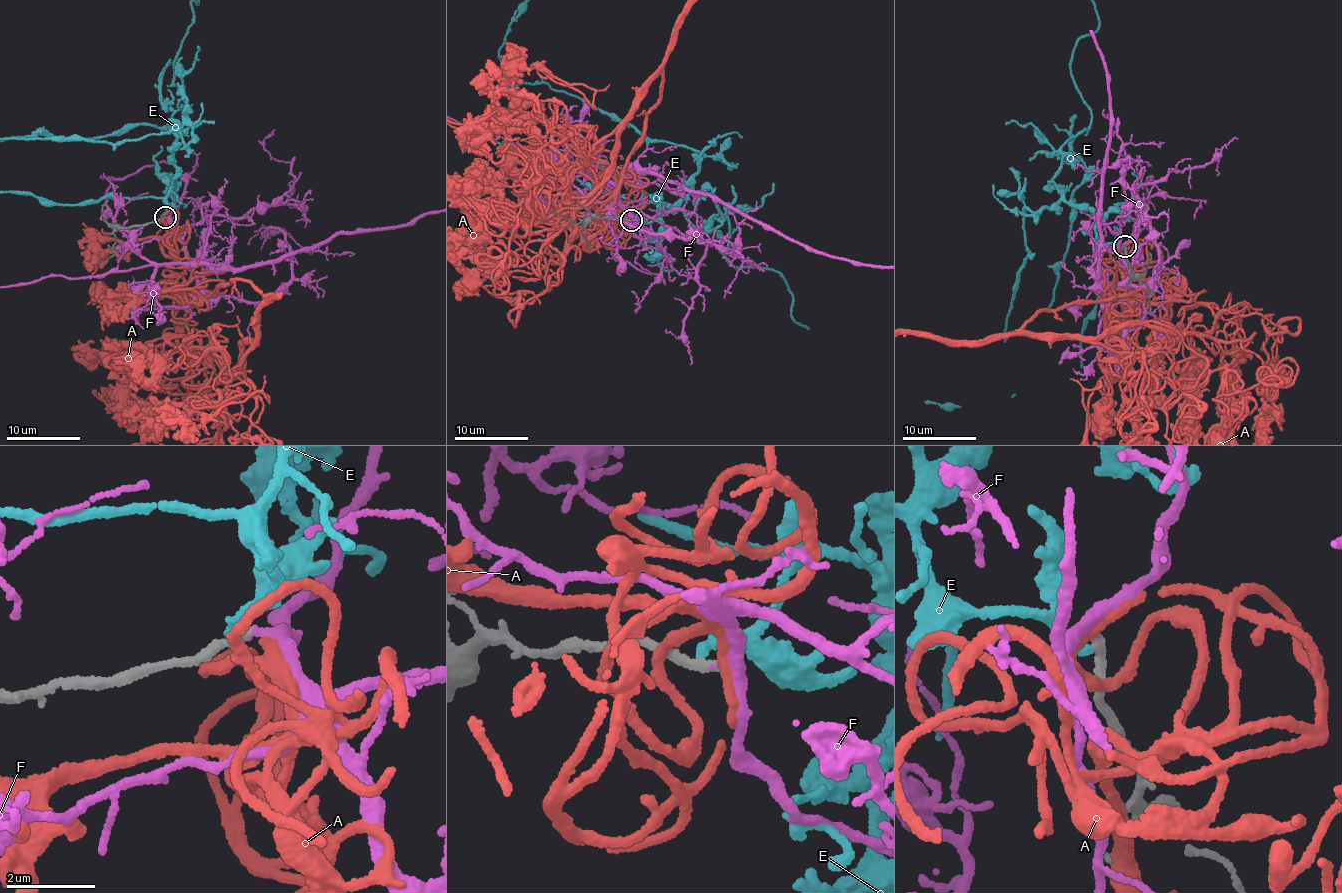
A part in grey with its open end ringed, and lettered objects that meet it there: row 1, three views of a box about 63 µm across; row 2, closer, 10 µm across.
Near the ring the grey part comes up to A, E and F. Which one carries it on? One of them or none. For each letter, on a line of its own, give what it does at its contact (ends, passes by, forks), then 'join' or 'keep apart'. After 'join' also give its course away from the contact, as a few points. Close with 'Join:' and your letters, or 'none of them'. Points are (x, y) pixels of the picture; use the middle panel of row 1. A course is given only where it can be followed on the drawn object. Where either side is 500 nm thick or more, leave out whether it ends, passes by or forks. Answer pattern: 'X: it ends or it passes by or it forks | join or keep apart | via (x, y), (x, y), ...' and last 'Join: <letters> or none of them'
A: it passes by | keep apart
E: it ends | keep apart
F: it passes by | join
Join: F

